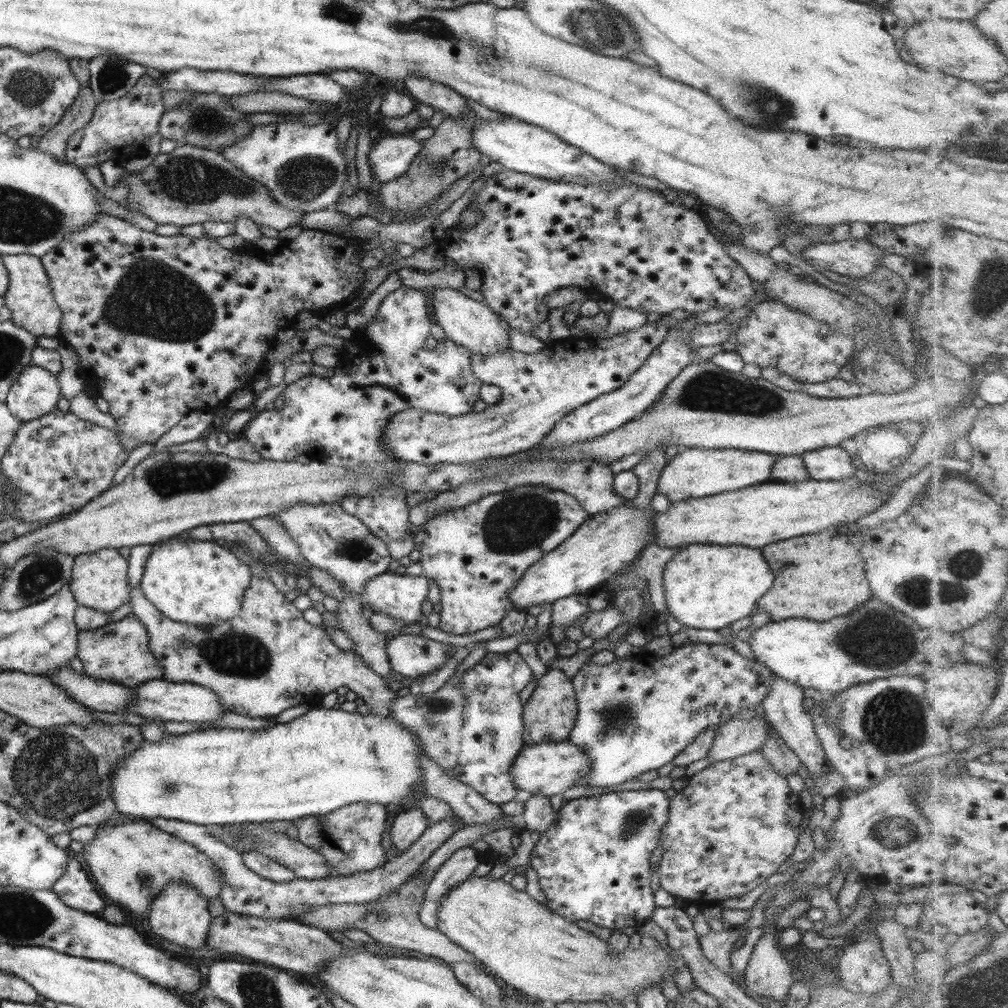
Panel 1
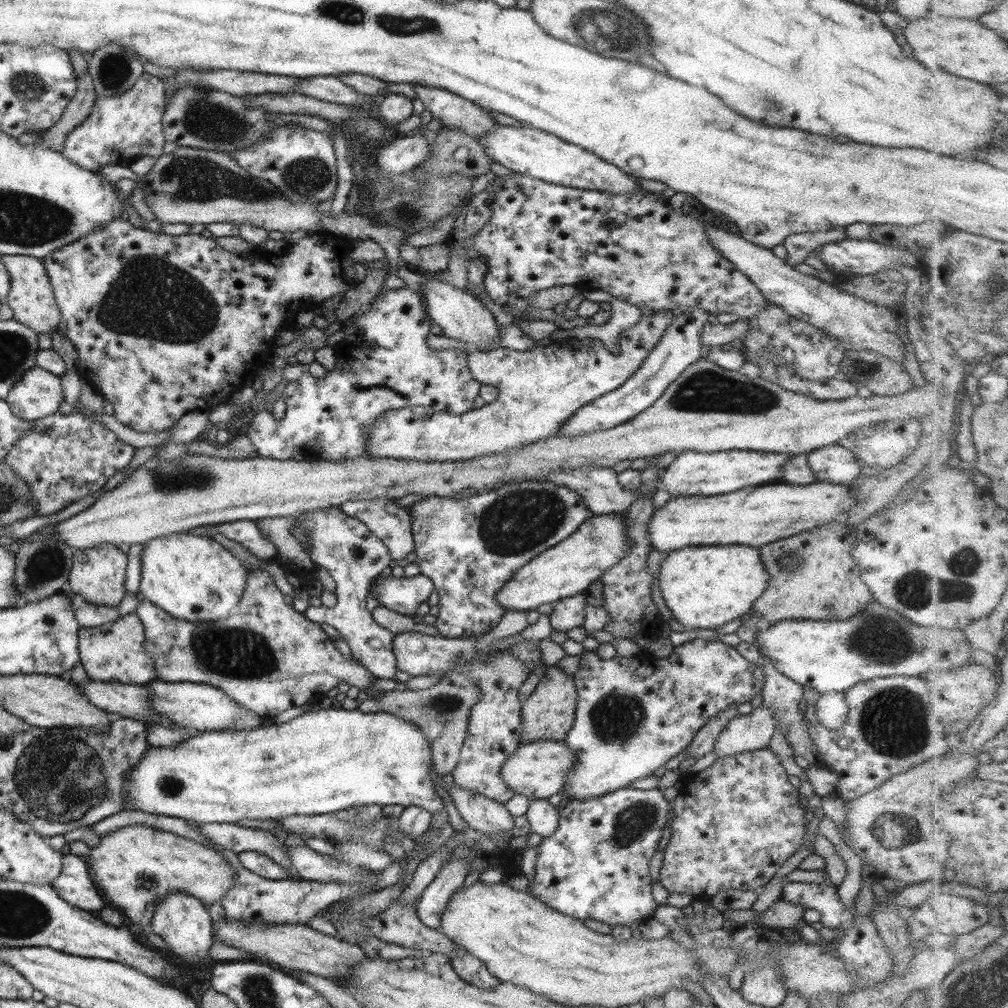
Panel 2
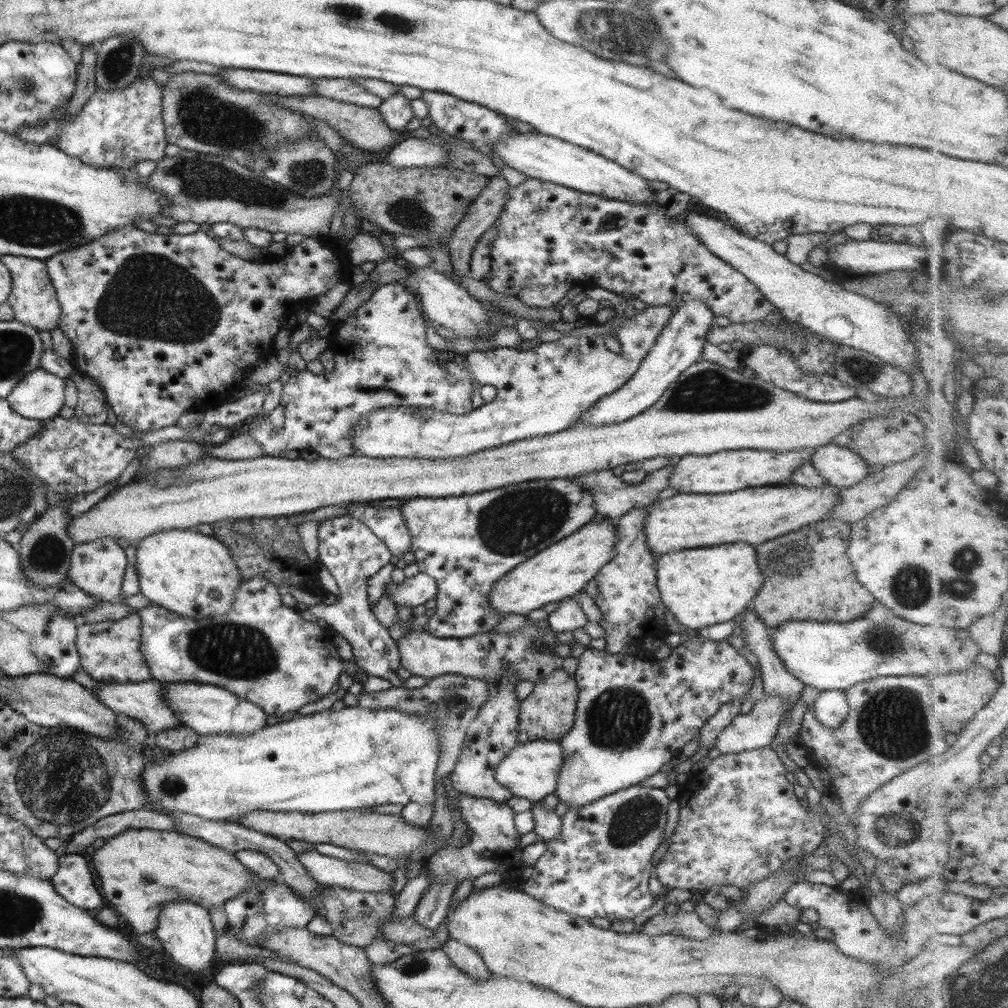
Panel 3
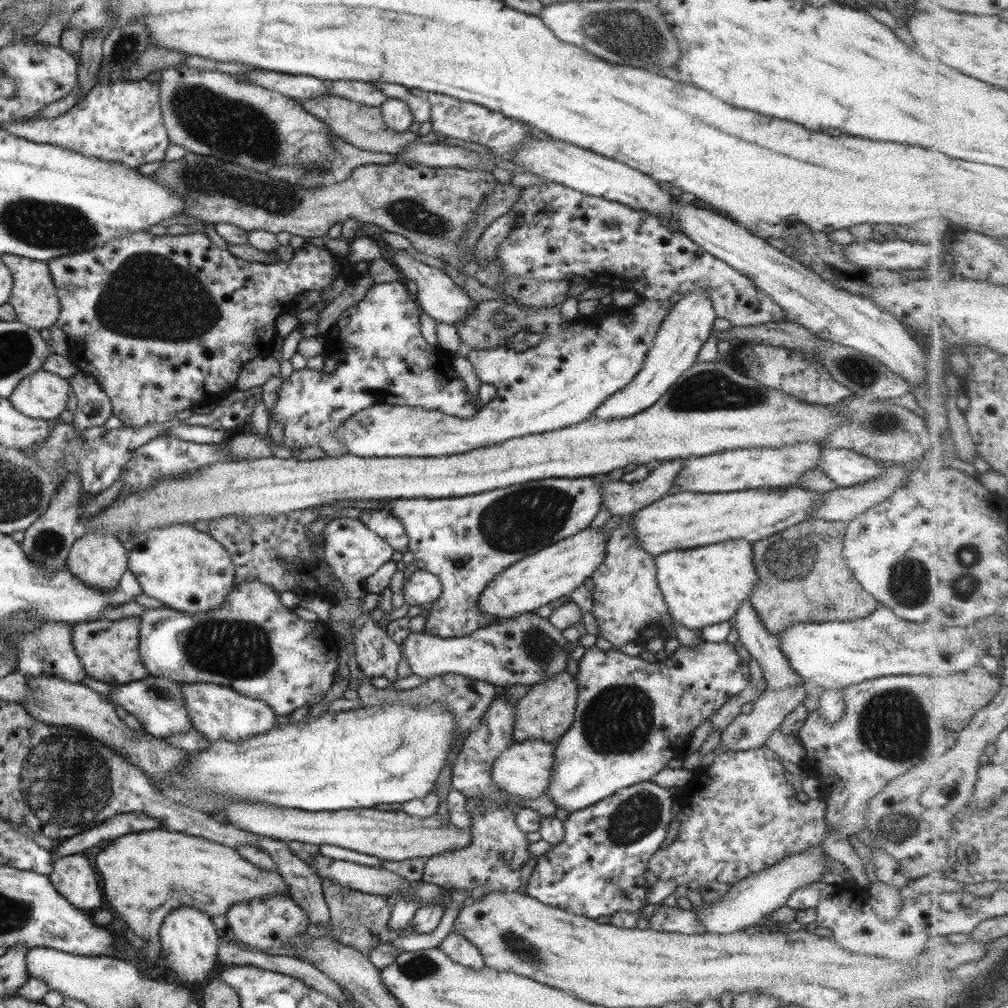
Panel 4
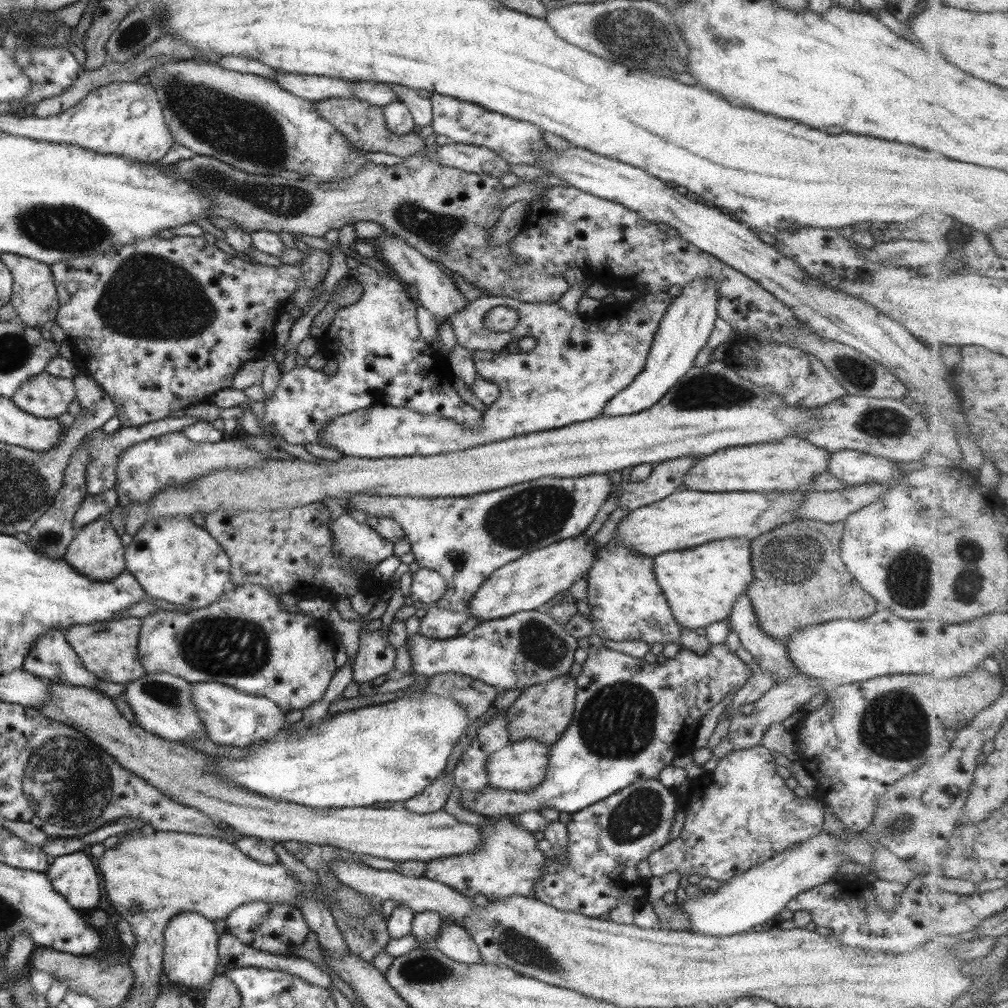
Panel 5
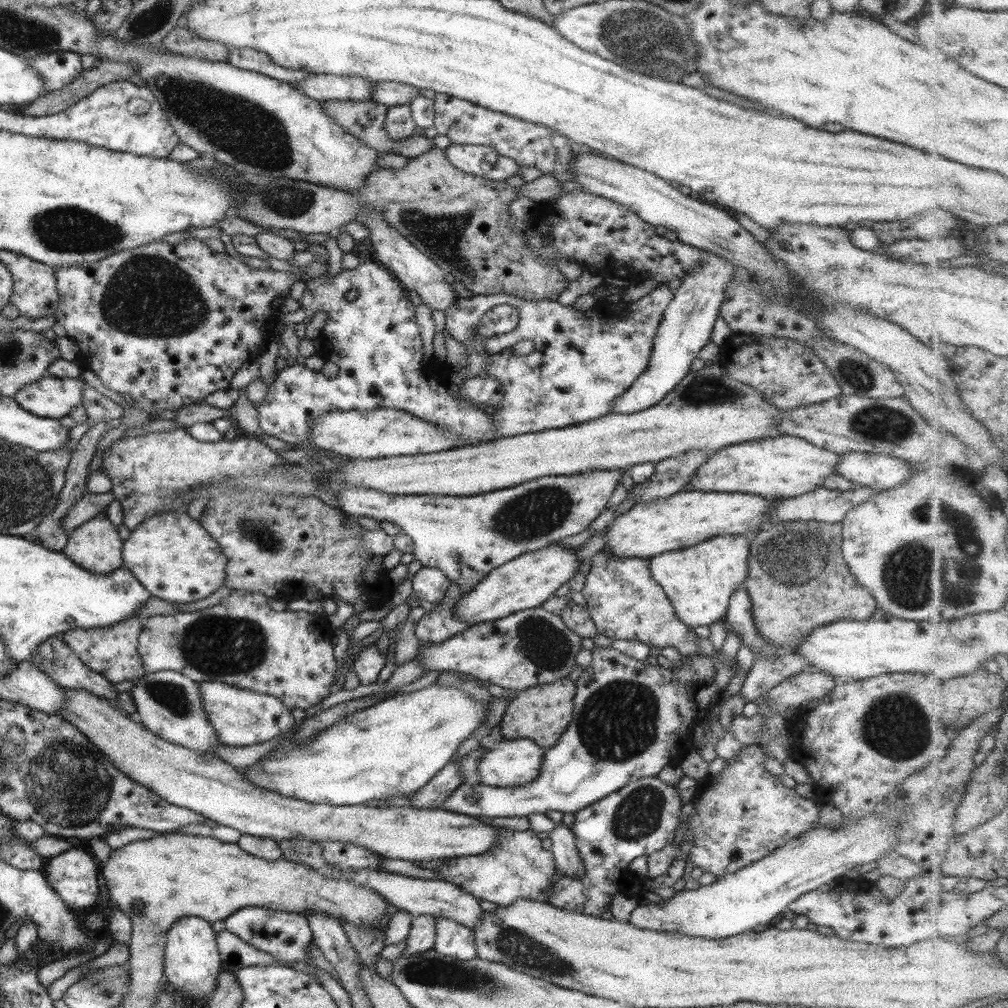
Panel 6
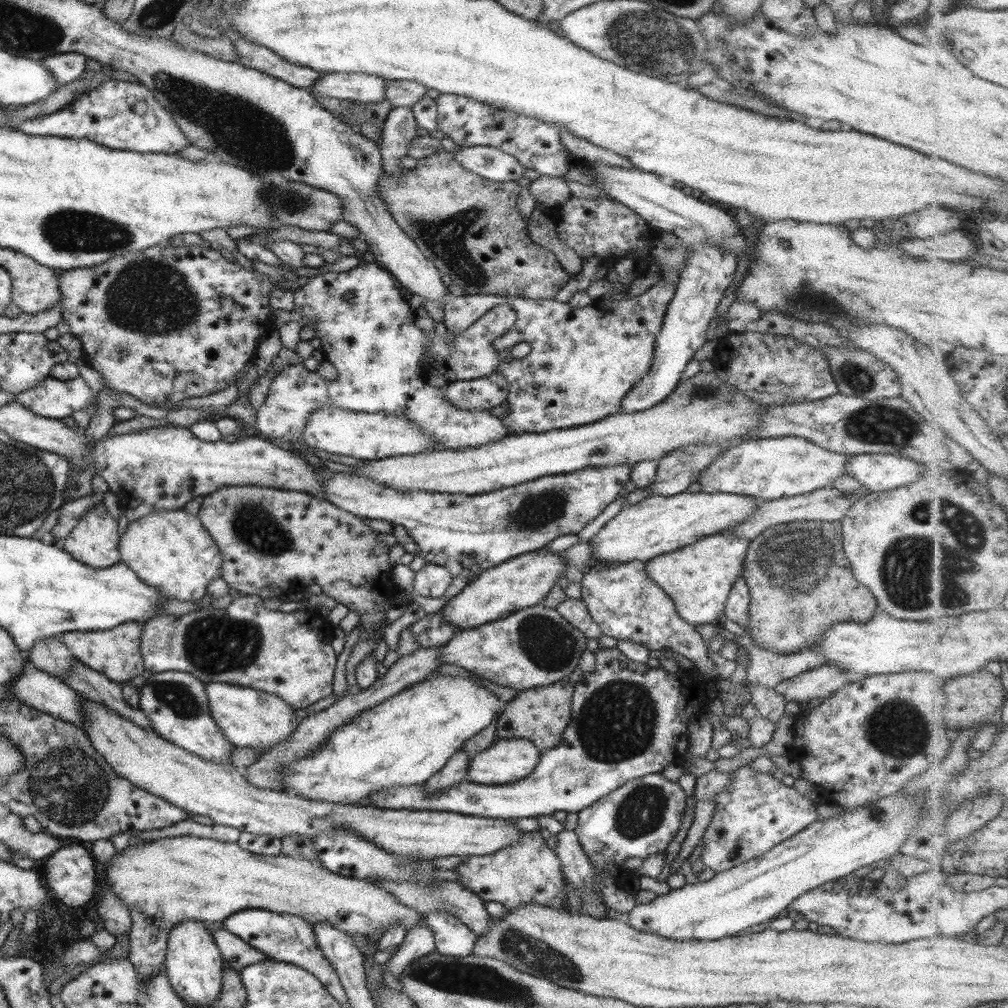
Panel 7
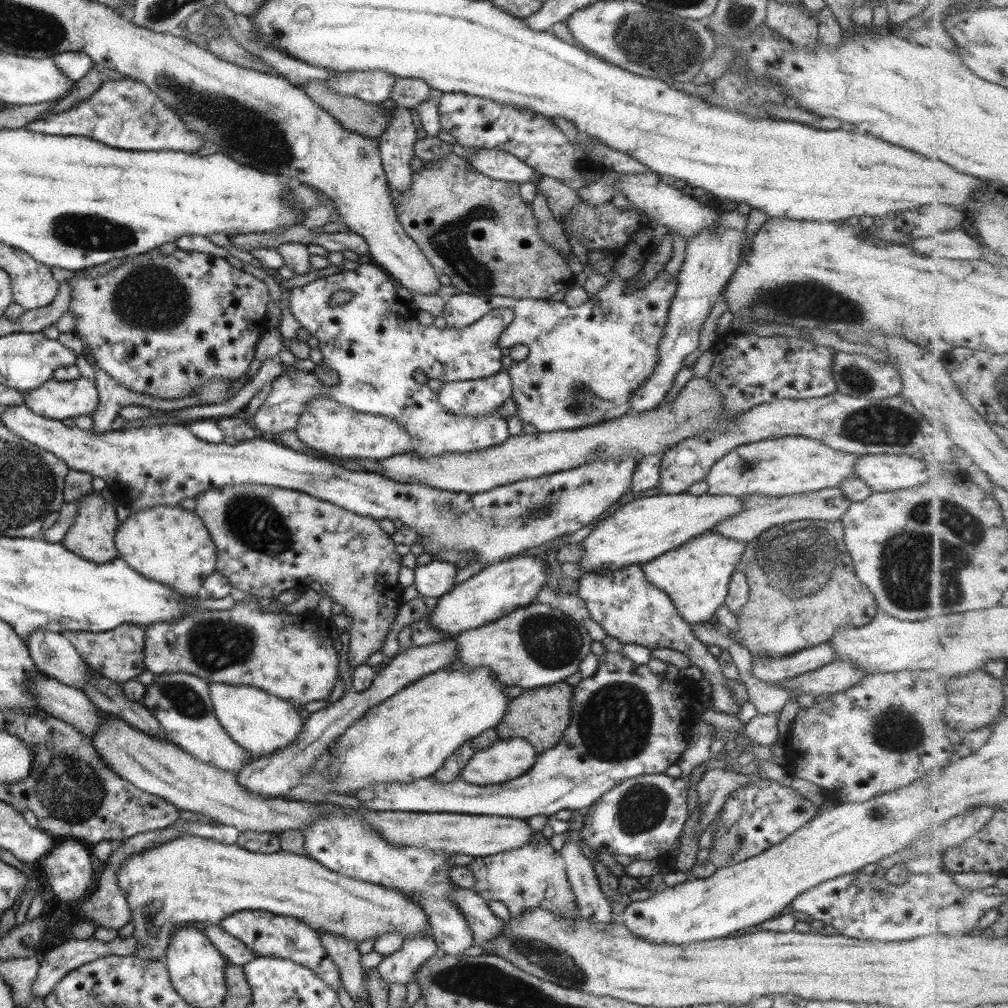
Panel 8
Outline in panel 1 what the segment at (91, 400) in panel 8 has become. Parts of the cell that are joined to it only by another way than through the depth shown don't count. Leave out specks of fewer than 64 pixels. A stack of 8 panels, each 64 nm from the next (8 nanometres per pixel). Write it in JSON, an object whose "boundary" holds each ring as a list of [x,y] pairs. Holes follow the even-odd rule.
{"boundary":[[[29,365],[9,387],[4,403],[12,416],[24,423],[51,412],[60,397],[56,375],[37,365]]]}

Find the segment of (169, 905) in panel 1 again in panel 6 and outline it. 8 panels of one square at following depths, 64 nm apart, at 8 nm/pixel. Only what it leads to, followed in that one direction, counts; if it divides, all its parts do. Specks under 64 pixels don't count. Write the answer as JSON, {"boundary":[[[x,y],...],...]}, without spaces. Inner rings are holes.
{"boundary":[[[184,916],[173,921],[166,932],[166,942],[163,958],[164,982],[171,984],[176,993],[183,995],[187,1003],[193,1000],[208,999],[217,984],[217,976],[221,972],[221,962],[216,945],[216,932],[211,929],[209,921],[198,916]]]}

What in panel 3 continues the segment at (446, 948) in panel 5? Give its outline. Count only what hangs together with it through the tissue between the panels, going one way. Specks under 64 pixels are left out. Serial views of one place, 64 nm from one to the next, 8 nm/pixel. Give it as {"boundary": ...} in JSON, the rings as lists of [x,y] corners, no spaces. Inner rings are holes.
{"boundary":[[[448,939],[443,942],[439,948],[451,963],[455,964],[455,968],[461,973],[465,973],[467,977],[475,979],[475,981],[487,981],[490,973],[486,970],[484,962],[479,959],[473,949],[461,942]]]}

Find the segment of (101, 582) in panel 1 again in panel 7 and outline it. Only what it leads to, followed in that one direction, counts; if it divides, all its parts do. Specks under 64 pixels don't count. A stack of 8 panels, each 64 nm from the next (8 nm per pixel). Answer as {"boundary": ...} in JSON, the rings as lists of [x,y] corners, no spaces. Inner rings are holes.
{"boundary":[[[103,504],[93,507],[77,525],[69,532],[69,535],[60,543],[60,549],[65,551],[71,558],[89,568],[107,568],[120,562],[117,545],[117,521],[105,510]]]}

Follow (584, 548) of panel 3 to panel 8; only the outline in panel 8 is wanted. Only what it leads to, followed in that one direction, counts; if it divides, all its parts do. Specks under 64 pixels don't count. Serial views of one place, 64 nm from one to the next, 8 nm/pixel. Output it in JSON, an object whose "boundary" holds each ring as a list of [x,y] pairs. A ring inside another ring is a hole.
{"boundary":[[[513,555],[508,560],[483,567],[478,573],[463,583],[455,585],[452,591],[437,599],[437,604],[429,613],[428,625],[446,632],[450,637],[457,633],[479,628],[507,616],[516,609],[535,603],[537,592],[547,579],[547,569],[551,569],[544,557]]]}

